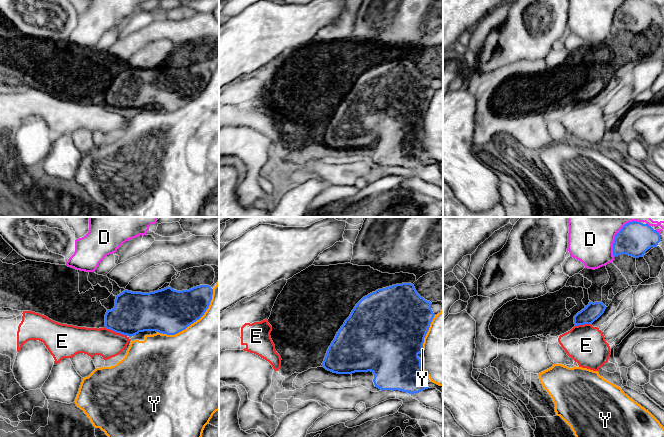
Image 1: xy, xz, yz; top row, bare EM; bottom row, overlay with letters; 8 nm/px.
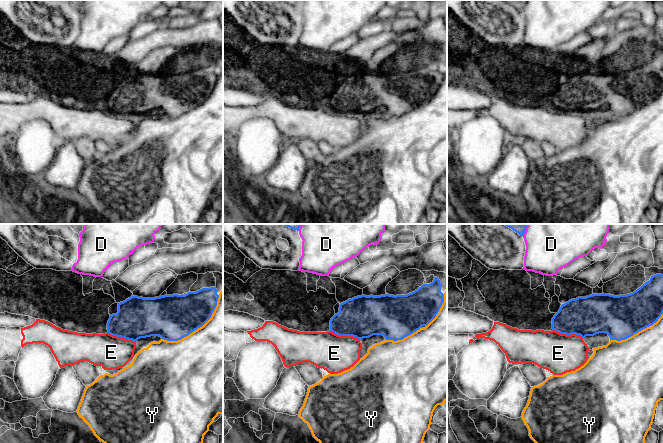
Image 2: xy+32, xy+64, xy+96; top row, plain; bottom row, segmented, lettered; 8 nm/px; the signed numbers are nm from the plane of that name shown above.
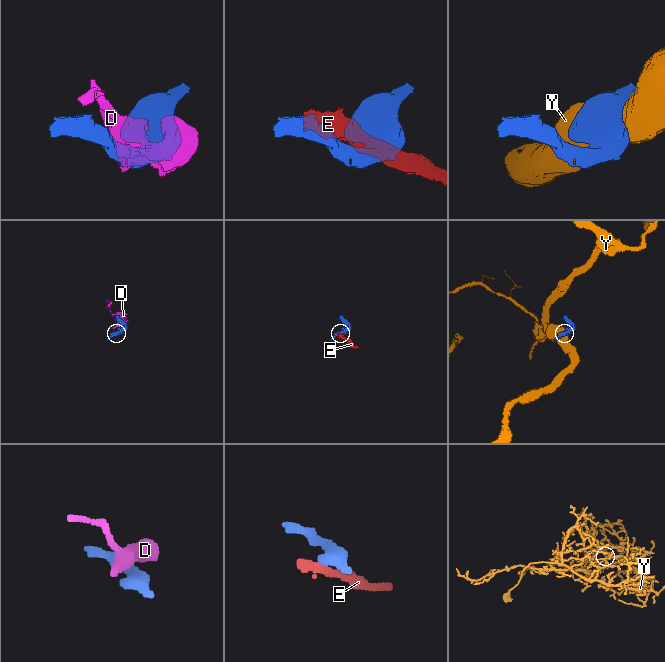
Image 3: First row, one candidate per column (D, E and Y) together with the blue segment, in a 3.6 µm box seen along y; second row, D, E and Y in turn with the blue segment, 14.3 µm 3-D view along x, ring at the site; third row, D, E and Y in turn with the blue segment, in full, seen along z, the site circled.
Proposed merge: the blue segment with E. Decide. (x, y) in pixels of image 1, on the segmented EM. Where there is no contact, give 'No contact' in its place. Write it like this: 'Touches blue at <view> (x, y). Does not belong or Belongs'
Touches blue at xy (116, 332). Does not belong

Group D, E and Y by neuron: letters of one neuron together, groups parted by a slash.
D / E / Y

